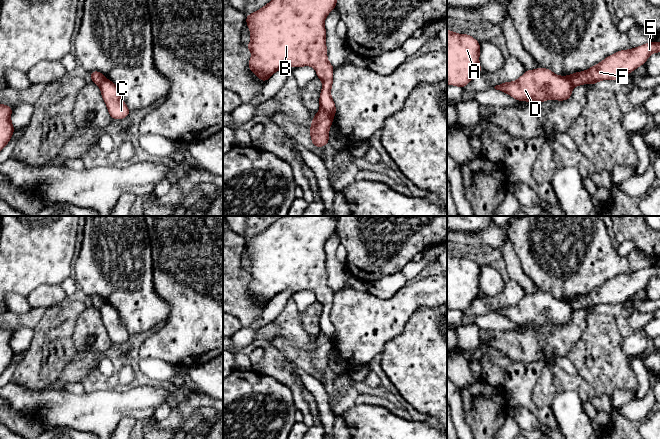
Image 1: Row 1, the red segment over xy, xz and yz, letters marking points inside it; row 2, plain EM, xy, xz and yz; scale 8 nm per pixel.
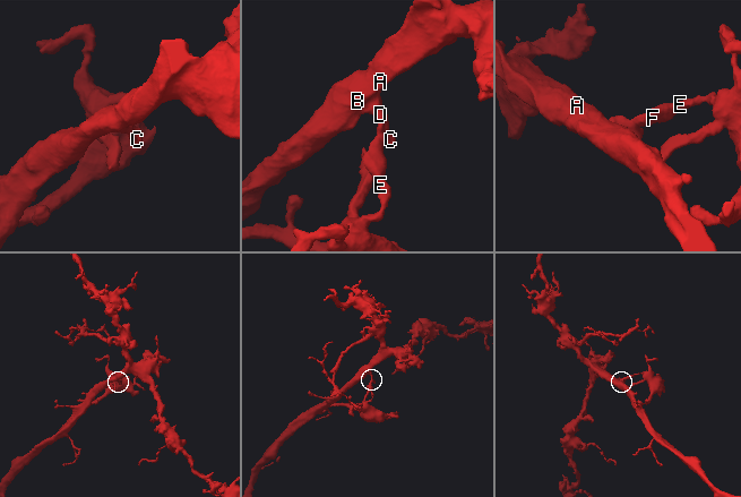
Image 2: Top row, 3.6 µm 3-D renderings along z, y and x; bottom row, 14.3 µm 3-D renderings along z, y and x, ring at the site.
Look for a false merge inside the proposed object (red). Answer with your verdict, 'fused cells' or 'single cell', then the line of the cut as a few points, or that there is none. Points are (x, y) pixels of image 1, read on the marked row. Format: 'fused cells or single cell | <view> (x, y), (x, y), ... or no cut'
fused cells | xz (321, 108), (332, 118)

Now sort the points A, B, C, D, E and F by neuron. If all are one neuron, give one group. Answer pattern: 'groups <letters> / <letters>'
groups A B C D / E F

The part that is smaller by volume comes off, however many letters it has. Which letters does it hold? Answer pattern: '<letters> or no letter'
E, F

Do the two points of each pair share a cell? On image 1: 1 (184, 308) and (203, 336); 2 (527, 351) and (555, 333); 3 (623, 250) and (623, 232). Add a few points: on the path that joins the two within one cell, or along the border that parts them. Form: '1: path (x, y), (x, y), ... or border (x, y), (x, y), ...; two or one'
1: path (191, 315), (201, 325), (201, 329); one
2: path (534, 344), (543, 343), (548, 340); one
3: border (619, 244), (626, 240), (631, 240), (636, 247); two

